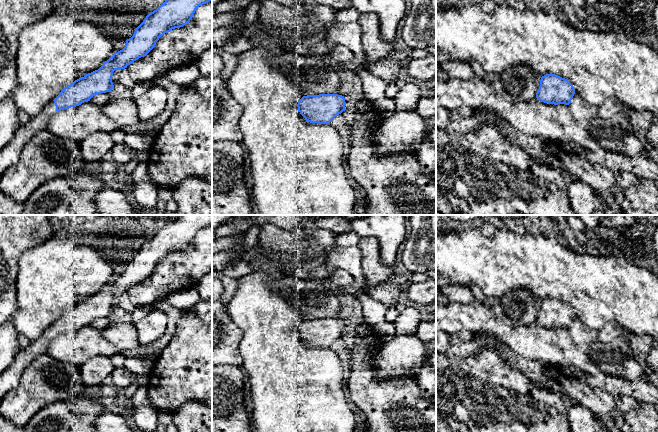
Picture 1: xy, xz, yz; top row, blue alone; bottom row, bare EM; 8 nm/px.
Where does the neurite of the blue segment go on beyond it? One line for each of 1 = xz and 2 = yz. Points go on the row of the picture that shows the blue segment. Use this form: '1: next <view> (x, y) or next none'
1: next none
2: next none

